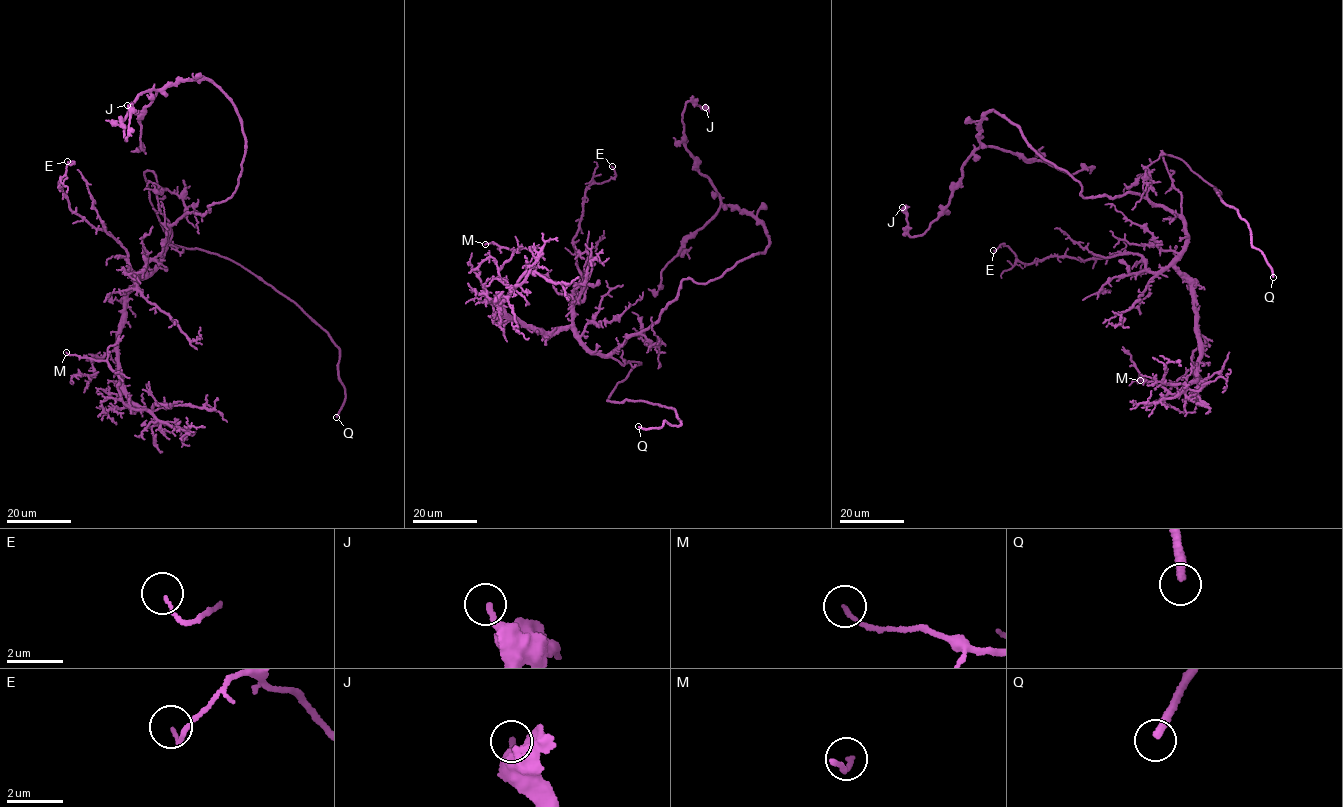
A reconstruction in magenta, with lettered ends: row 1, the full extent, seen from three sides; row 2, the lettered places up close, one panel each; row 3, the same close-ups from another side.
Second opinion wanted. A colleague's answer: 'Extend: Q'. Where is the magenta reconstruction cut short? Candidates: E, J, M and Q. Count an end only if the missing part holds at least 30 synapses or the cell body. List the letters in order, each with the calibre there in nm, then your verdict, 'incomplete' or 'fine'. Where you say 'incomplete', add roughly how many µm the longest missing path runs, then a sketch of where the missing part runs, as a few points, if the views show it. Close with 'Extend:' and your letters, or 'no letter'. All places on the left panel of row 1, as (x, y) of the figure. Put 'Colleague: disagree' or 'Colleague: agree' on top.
Colleague: agree
E: 90 nm | fine
J: 200 nm | fine
M: 140 nm | fine
Q: 280 nm | incomplete | 9 µm | (336, 417), (332, 431), (326, 440)
Extend: Q

